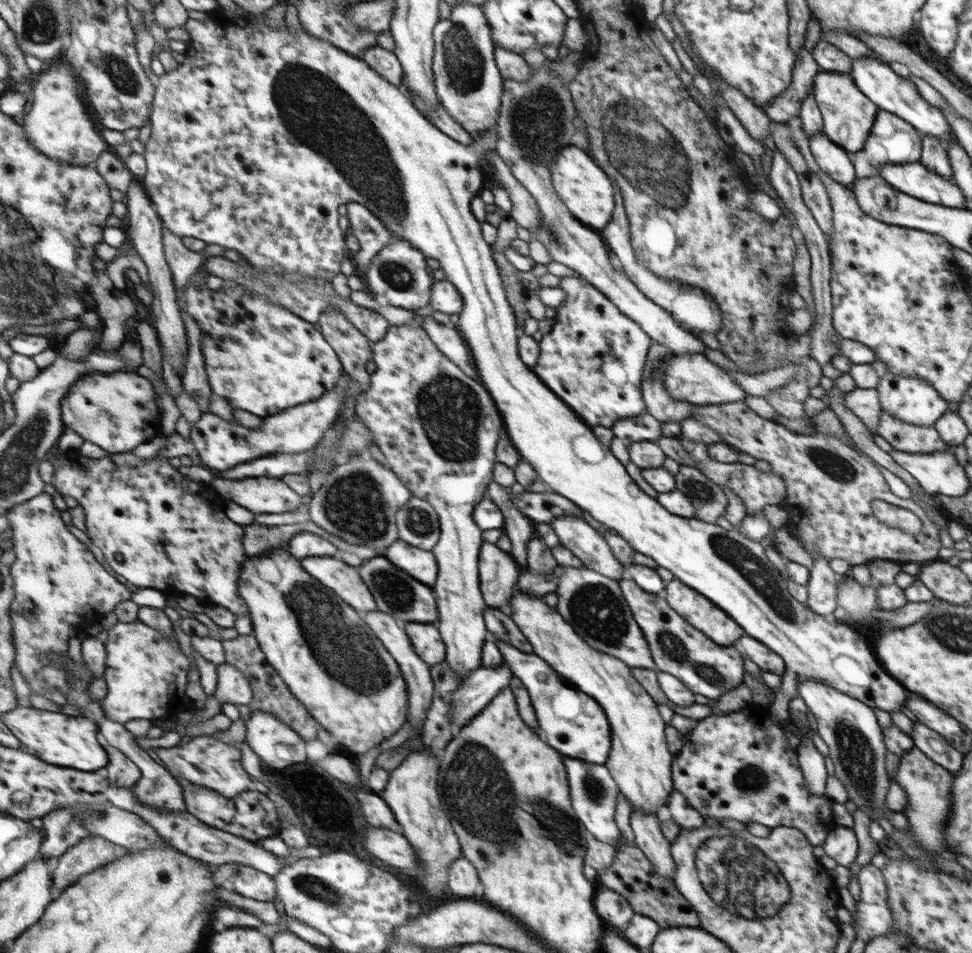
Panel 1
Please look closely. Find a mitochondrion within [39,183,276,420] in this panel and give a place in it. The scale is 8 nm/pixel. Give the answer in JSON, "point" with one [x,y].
{"point":[62,381]}

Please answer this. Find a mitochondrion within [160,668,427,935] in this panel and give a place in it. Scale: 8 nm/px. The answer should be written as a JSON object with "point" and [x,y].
{"point":[313,886]}

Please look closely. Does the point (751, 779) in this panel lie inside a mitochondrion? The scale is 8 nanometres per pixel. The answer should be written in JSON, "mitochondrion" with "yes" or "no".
{"mitochondrion":"yes"}

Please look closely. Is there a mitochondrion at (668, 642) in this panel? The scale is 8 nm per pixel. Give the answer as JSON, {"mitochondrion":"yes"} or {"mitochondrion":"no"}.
{"mitochondrion":"yes"}

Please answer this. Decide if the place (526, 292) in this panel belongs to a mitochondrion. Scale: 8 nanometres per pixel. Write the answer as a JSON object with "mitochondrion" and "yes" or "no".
{"mitochondrion":"no"}

